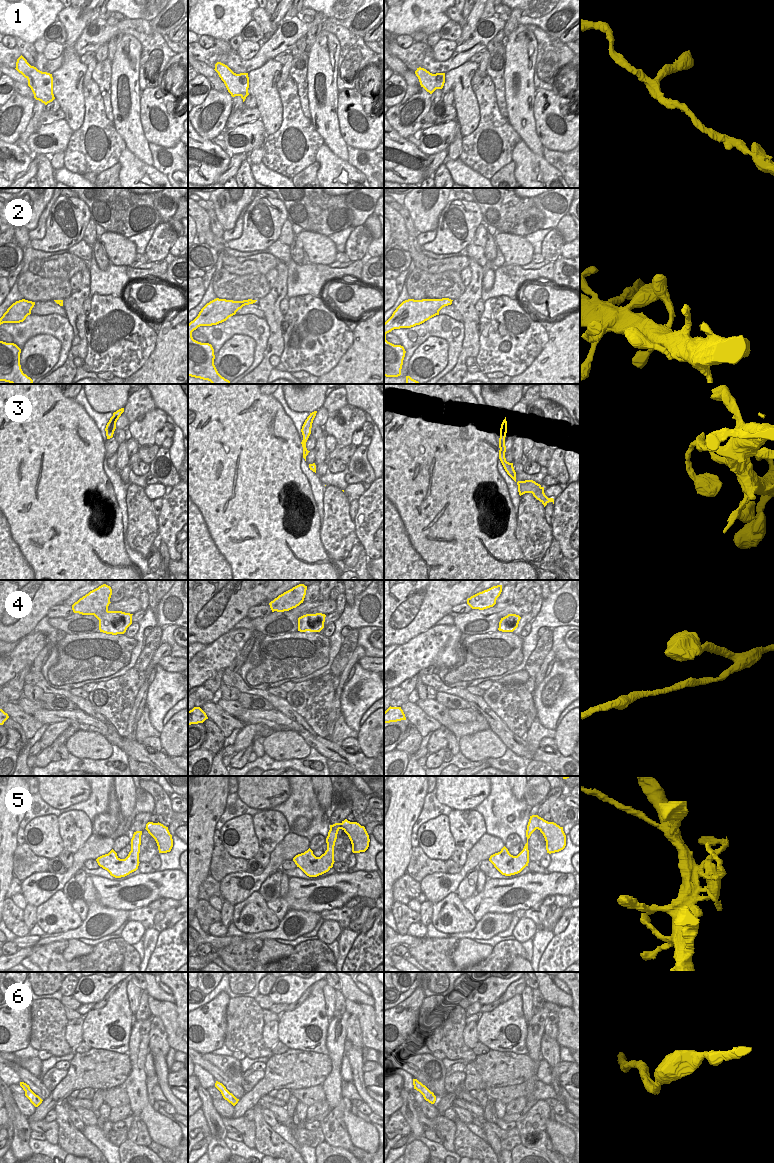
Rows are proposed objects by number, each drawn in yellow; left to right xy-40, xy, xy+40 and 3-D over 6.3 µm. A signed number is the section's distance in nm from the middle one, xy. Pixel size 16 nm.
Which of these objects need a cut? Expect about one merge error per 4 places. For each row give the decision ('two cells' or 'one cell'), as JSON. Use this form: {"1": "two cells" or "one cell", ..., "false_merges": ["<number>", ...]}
{"1": "one cell", "2": "one cell", "3": "one cell", "4": "one cell", "5": "one cell", "6": "one cell", "false_merges": []}

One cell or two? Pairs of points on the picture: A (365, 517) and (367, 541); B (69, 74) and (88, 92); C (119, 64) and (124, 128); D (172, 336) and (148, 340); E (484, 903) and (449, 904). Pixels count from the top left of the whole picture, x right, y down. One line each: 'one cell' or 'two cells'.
A: one cell
B: two cells
C: one cell
D: two cells
E: two cells

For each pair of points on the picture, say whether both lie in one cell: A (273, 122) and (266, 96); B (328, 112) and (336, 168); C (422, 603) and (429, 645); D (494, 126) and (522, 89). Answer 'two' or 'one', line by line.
A: one
B: two
C: two
D: two

